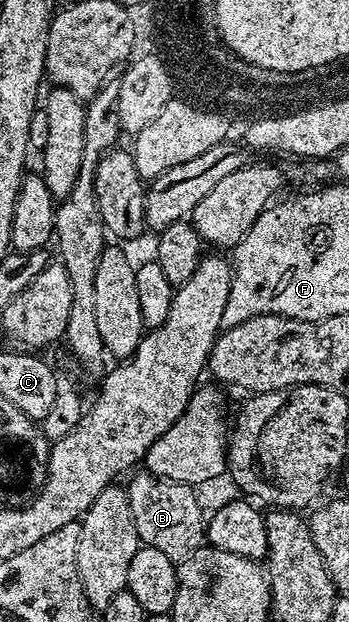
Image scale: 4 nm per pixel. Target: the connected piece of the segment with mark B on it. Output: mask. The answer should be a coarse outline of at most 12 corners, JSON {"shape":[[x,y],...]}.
{"shape":[[149,472],[125,487],[139,543],[175,564],[204,546],[195,487]]}

